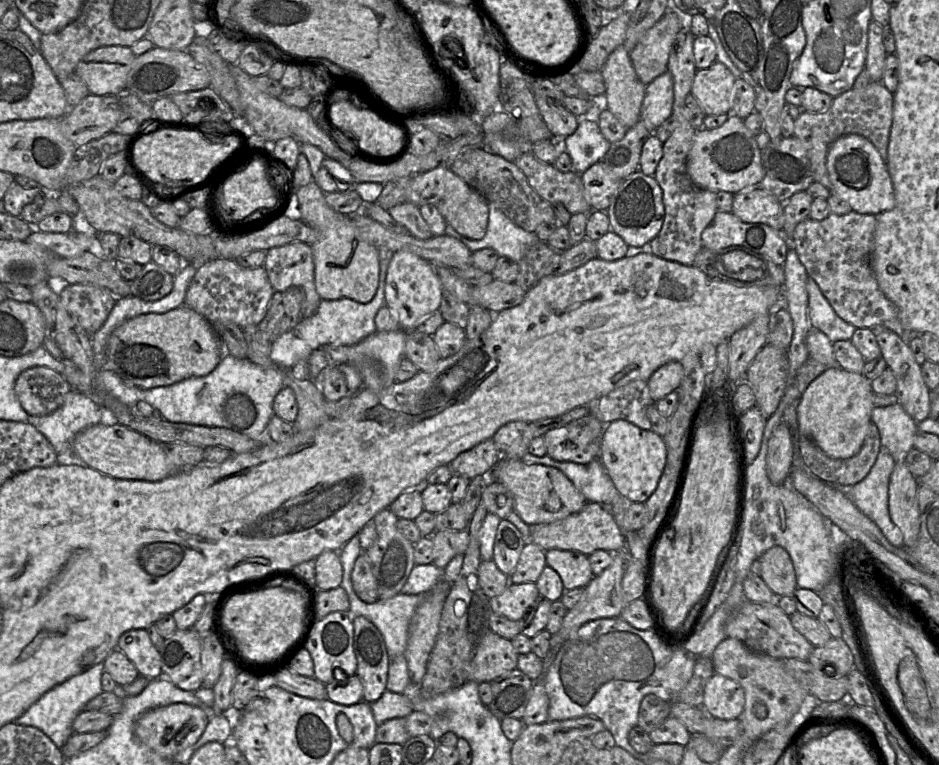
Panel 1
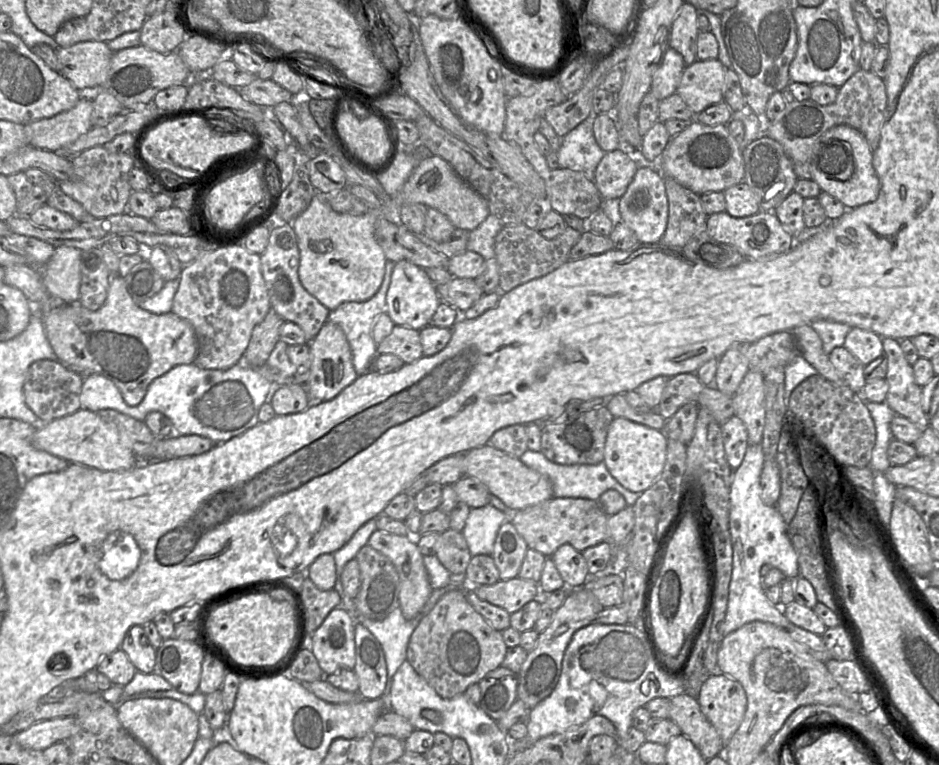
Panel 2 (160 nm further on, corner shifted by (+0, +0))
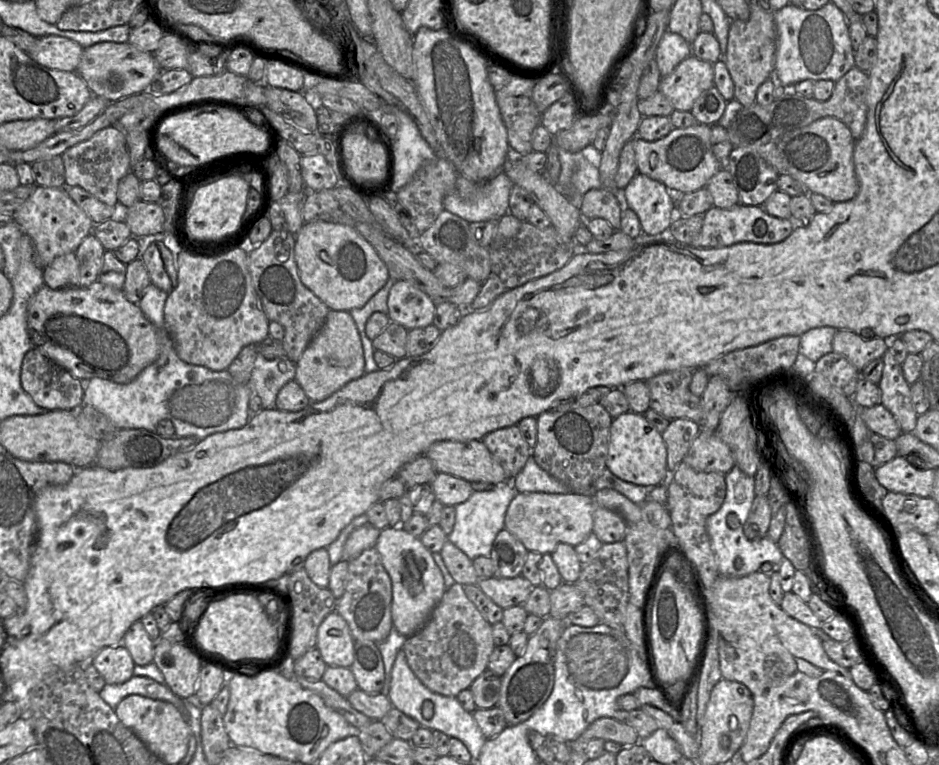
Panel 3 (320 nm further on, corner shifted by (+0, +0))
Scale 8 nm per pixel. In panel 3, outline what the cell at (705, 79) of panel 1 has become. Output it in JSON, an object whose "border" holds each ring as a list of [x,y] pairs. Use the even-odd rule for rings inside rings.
{"border":[[[692,54],[680,62],[669,75],[661,77],[658,91],[669,99],[675,110],[691,111],[695,100],[713,85],[713,64]]]}

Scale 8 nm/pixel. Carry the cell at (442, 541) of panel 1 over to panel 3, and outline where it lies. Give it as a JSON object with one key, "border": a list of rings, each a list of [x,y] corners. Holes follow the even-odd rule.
{"border":[[[449,540],[443,545],[440,554],[451,577],[461,585],[477,585],[479,578],[472,560]]]}

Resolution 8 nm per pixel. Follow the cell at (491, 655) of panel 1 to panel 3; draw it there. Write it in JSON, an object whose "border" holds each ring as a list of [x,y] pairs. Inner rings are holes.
{"border":[[[454,583],[433,610],[424,627],[406,639],[402,650],[418,679],[432,692],[456,697],[486,669],[495,648],[492,625],[467,598],[464,586]]]}

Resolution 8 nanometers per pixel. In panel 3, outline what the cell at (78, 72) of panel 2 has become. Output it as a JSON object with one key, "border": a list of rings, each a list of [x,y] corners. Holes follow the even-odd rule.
{"border":[[[57,35],[37,37],[26,52],[35,62],[62,71],[76,72],[84,48],[72,39]]]}

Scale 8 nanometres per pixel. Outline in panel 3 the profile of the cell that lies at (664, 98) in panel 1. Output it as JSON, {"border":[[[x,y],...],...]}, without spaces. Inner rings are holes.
{"border":[[[666,30],[656,50],[656,62],[661,76],[669,75],[690,55],[692,55],[691,44],[679,34]]]}

